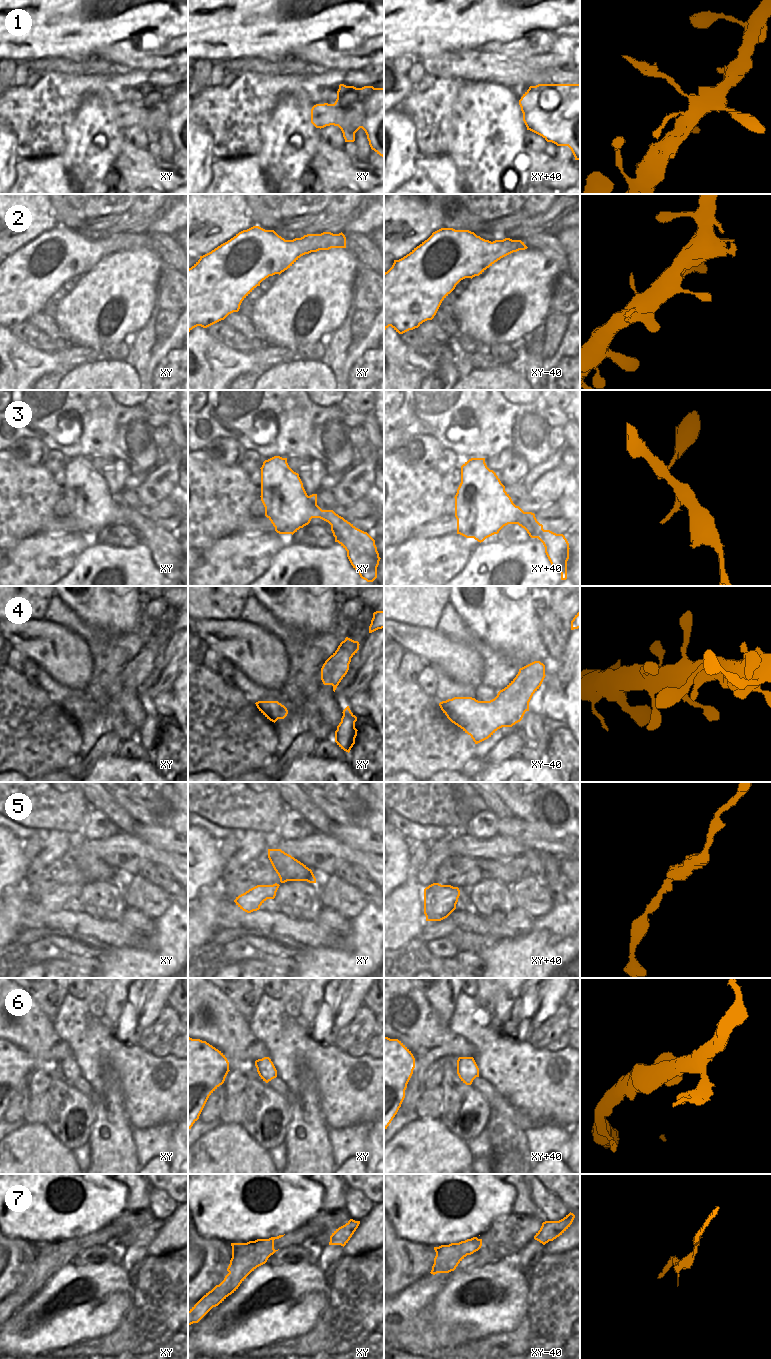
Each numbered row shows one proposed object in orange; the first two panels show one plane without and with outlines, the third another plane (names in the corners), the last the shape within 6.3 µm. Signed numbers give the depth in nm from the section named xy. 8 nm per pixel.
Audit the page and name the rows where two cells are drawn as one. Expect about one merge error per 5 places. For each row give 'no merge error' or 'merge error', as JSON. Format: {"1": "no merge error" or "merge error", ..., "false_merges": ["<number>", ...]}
{"1": "no merge error", "2": "no merge error", "3": "no merge error", "4": "no merge error", "5": "no merge error", "6": "no merge error", "7": "no merge error", "false_merges": []}

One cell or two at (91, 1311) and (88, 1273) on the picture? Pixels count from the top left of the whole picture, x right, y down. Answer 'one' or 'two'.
one

